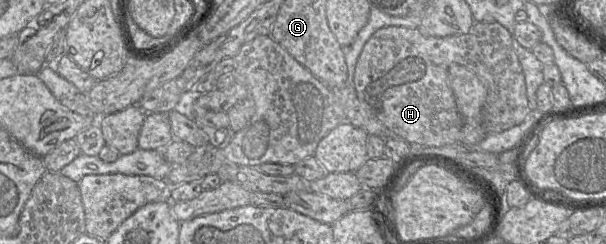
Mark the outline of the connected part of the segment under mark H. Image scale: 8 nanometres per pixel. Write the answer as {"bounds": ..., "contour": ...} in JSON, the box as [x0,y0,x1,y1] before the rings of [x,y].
{"bounds":[354,22,531,147],"contour":[[[475,22],[466,34],[452,35],[447,37],[430,37],[420,33],[418,28],[407,28],[403,26],[387,26],[377,30],[365,43],[358,57],[354,71],[354,87],[360,102],[375,115],[391,132],[408,143],[418,143],[427,146],[442,147],[445,145],[460,144],[462,141],[463,118],[461,117],[453,91],[449,85],[448,69],[452,63],[460,64],[475,72],[482,80],[487,89],[486,100],[482,109],[482,123],[485,133],[499,133],[522,123],[530,114],[531,109],[527,98],[525,75],[520,64],[518,55],[512,44],[509,31],[498,22]]]}

